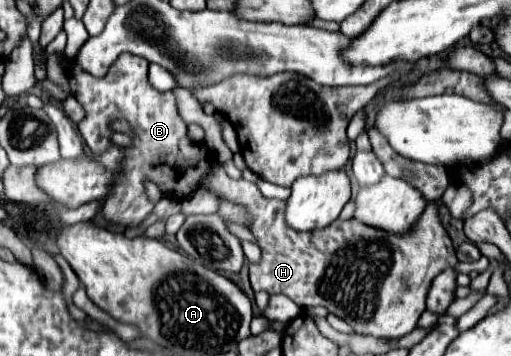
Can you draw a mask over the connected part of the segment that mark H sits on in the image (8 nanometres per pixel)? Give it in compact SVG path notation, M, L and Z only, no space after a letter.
M221 164L213 168L213 188L223 198L247 206L253 214L251 232L257 236L257 244L263 252L261 262L249 266L253 290L285 294L301 308L325 306L359 334L377 338L401 338L409 334L425 312L433 278L459 264L451 238L441 226L437 208L431 202L415 228L403 236L371 228L355 218L335 220L321 230L299 232L285 222L283 200L265 198L261 190L247 180L231 180Z

